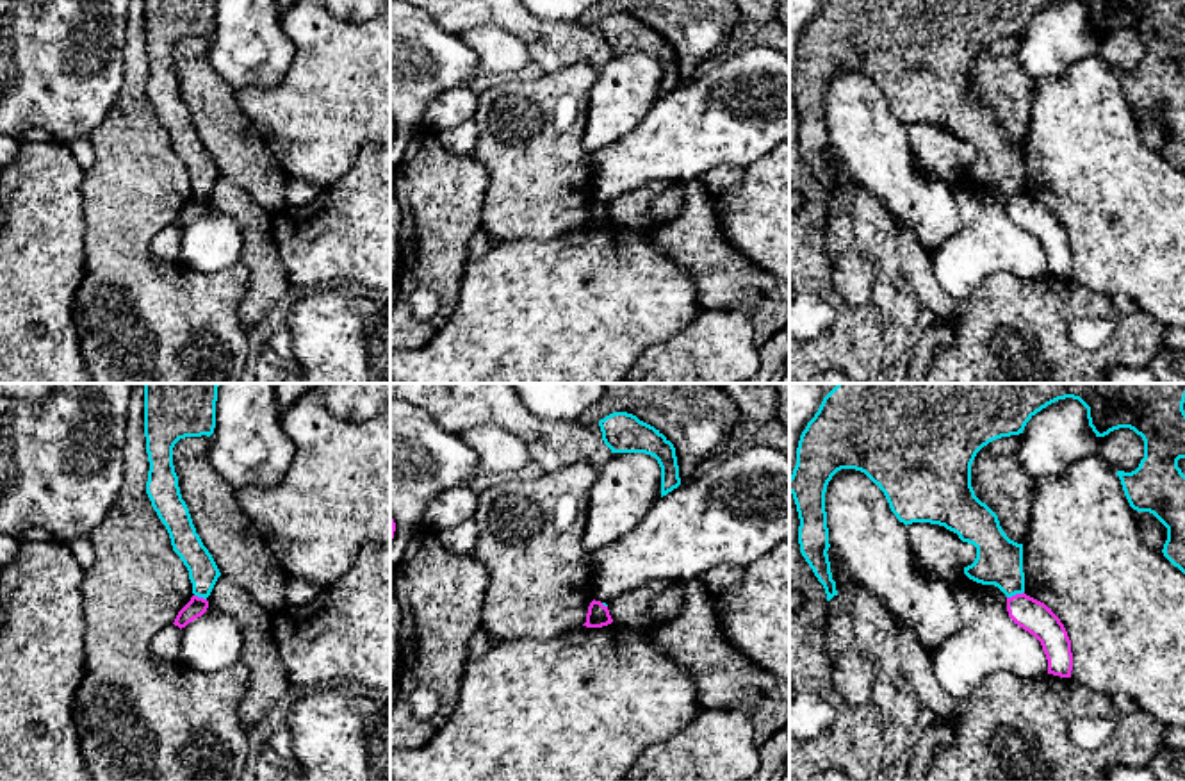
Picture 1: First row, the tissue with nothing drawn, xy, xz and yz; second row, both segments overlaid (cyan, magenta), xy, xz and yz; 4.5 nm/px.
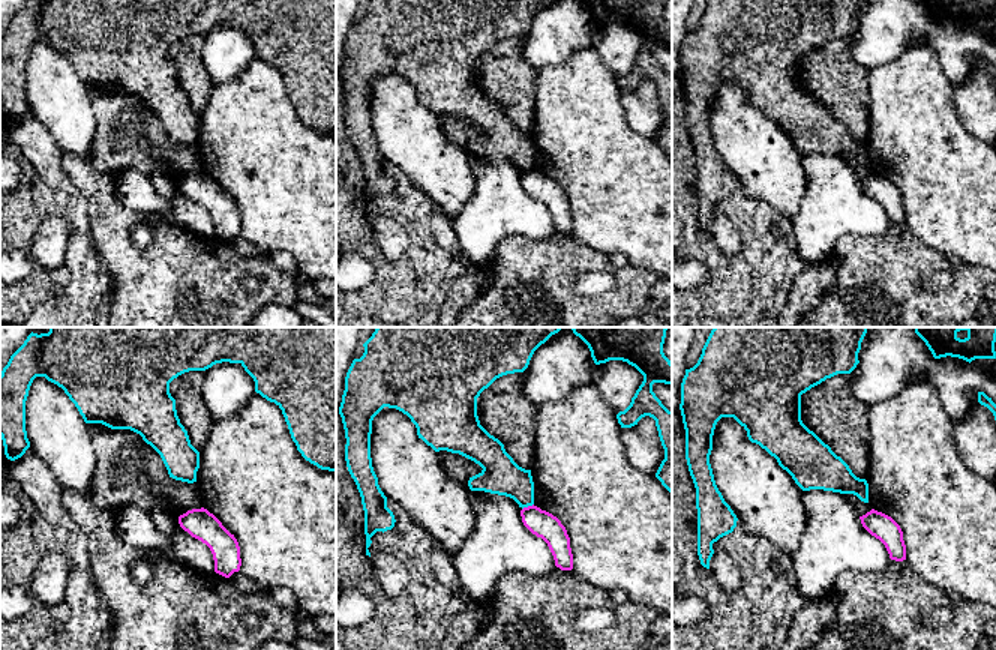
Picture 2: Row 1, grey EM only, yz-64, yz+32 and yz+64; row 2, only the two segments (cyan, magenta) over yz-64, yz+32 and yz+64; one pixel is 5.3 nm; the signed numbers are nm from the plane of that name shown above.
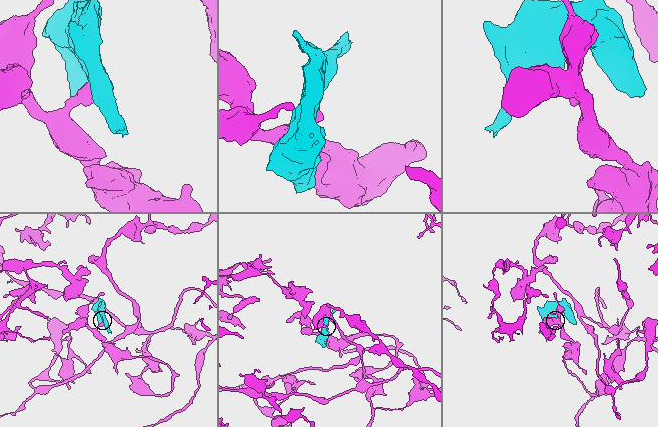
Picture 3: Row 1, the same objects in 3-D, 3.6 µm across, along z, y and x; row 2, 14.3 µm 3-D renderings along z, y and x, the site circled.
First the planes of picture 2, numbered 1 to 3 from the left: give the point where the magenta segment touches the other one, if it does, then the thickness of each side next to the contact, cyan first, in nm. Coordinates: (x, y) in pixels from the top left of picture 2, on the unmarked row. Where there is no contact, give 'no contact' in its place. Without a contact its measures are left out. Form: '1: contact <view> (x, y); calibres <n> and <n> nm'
1: no contact
2: contact yz+32 (527, 170); calibres 200 and 140 nm
3: no contact

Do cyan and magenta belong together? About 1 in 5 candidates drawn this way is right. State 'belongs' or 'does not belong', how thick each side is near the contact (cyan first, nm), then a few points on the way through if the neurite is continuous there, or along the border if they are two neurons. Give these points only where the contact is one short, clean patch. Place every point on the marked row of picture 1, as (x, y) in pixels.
does not belong; calibres 220 and 150 nm; border yz (1023, 591), (1007, 598)

